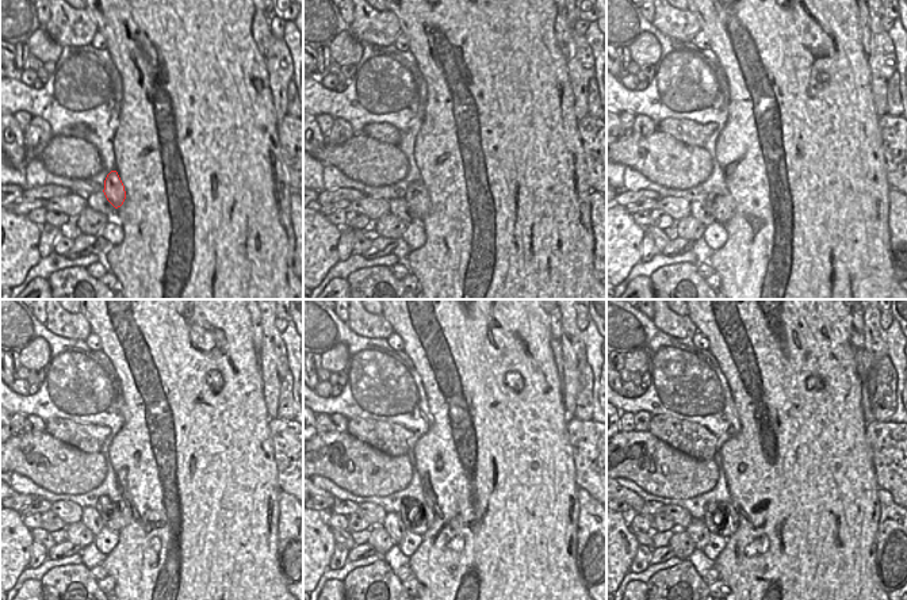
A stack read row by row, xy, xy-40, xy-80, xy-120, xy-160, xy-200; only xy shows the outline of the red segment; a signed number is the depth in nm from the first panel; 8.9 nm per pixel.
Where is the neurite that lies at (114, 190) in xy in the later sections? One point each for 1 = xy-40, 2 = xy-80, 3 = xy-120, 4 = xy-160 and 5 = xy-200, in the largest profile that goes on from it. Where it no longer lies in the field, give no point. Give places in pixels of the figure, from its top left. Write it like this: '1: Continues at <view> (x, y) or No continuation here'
1: Continues at xy-40 (417, 198)
2: Continues at xy-80 (722, 207)
3: Continues at xy-120 (117, 516)
4: Continues at xy-160 (417, 519)
5: Continues at xy-200 (723, 522).

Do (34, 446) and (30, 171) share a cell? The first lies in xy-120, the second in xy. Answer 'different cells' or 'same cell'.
different cells

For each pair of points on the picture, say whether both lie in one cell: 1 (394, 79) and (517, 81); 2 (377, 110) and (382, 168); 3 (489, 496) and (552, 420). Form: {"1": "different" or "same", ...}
{"1": "different", "2": "different", "3": "same"}

